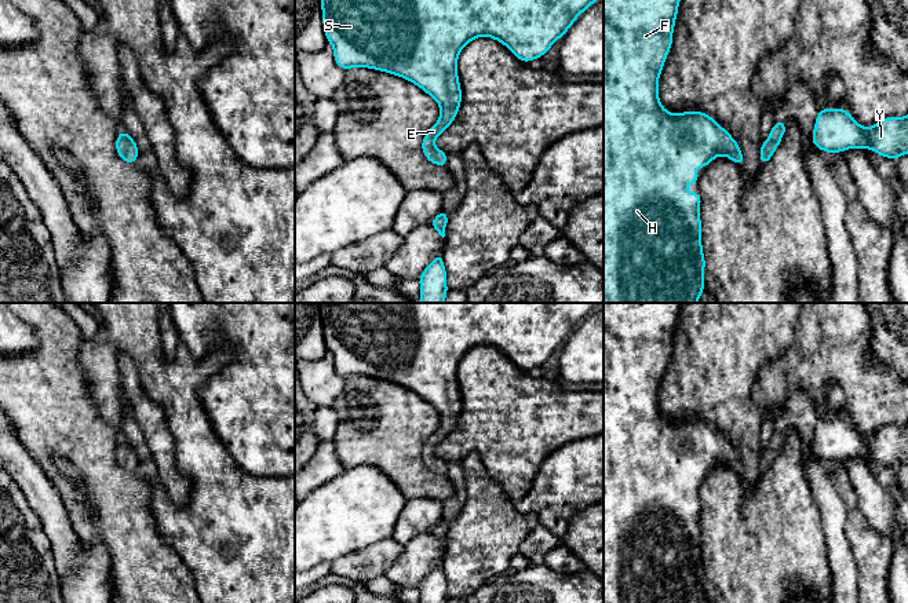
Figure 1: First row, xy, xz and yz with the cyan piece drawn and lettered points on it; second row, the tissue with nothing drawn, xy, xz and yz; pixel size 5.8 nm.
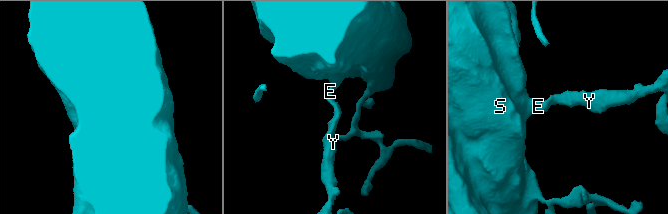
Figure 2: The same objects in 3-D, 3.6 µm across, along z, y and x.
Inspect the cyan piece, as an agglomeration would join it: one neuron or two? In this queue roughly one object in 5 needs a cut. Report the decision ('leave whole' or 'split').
leave whole

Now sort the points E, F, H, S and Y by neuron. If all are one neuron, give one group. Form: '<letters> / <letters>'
E F H S Y

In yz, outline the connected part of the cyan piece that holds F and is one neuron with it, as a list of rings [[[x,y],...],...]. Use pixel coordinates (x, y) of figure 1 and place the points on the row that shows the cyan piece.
[[[603,0],[603,303],[697,303],[705,289],[705,257],[701,245],[700,193],[686,193],[685,184],[699,184],[696,169],[726,156],[739,167],[744,157],[739,143],[704,112],[667,112],[659,100],[659,77],[672,45],[672,33],[681,0]]]

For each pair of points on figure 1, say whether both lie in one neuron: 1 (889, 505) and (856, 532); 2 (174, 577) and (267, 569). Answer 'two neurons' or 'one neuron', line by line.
1: two neurons
2: two neurons

